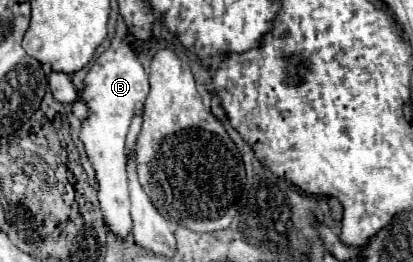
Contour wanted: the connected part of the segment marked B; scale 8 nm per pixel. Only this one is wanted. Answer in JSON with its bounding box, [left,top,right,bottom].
[80,17,148,241]

